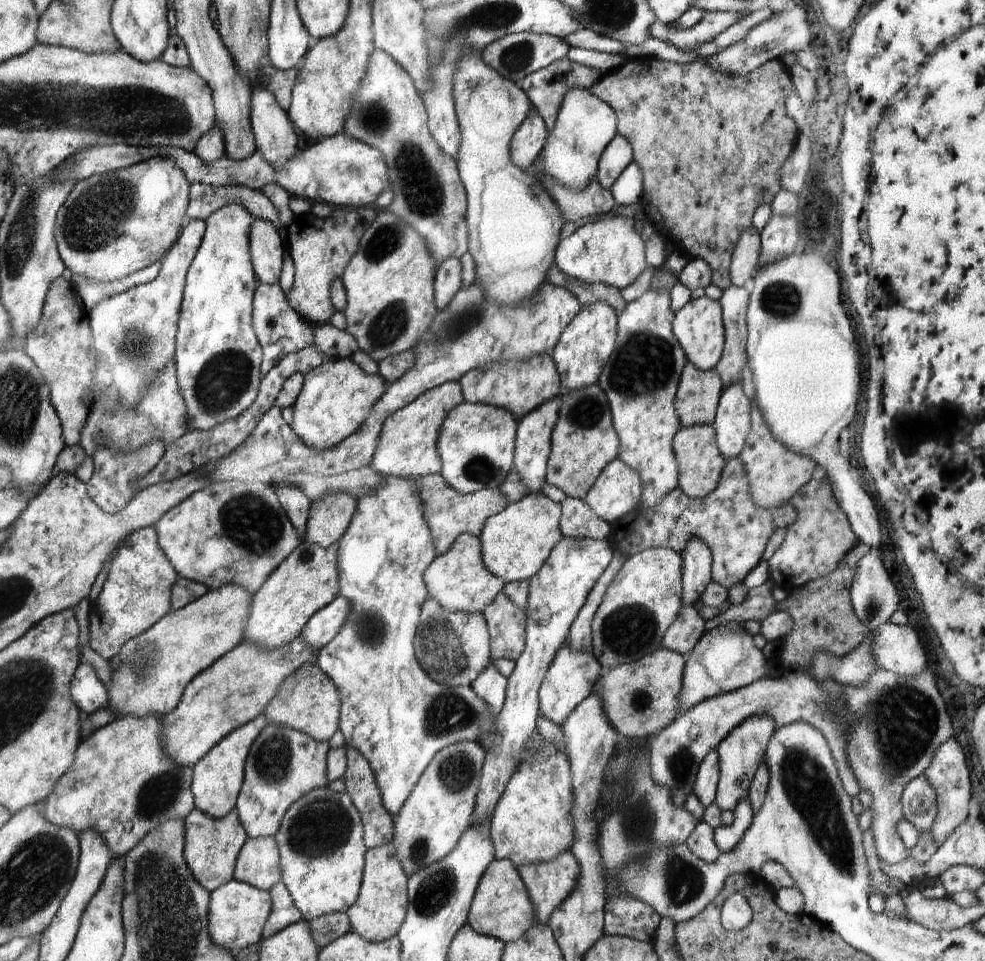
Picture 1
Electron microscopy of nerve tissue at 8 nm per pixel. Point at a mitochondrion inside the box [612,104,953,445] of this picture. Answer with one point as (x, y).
(780, 299)

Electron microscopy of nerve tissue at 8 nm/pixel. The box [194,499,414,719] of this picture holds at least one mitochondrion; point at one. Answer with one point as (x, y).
(369, 632)

